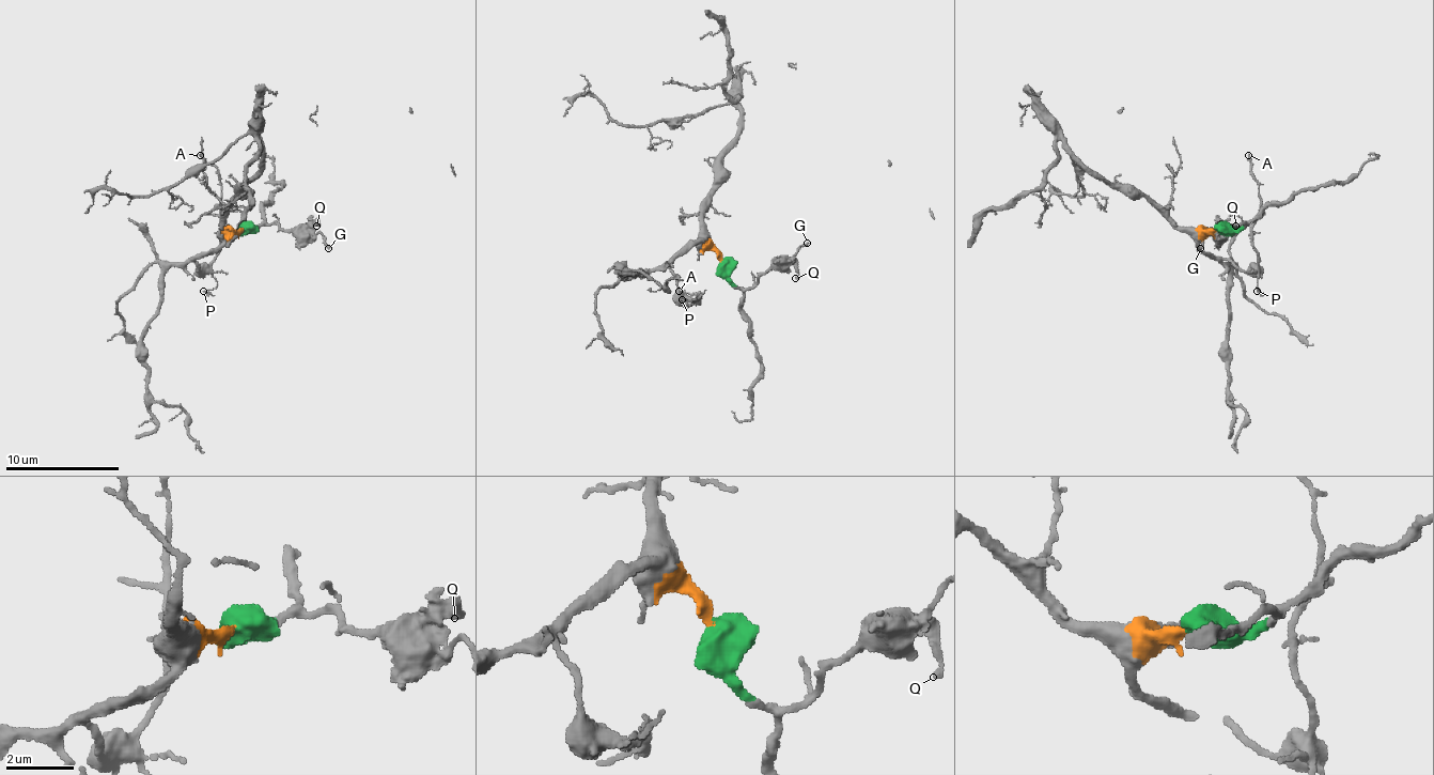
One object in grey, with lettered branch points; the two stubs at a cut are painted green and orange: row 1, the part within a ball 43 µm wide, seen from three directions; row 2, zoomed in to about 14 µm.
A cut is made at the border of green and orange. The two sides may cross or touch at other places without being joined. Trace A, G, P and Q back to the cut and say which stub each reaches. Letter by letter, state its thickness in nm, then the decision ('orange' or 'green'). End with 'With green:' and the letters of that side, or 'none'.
A: 140 nm thick; orange
G: 170 nm thick; green
P: 160 nm thick; orange
Q: 160 nm thick; green
With green: G, Q

